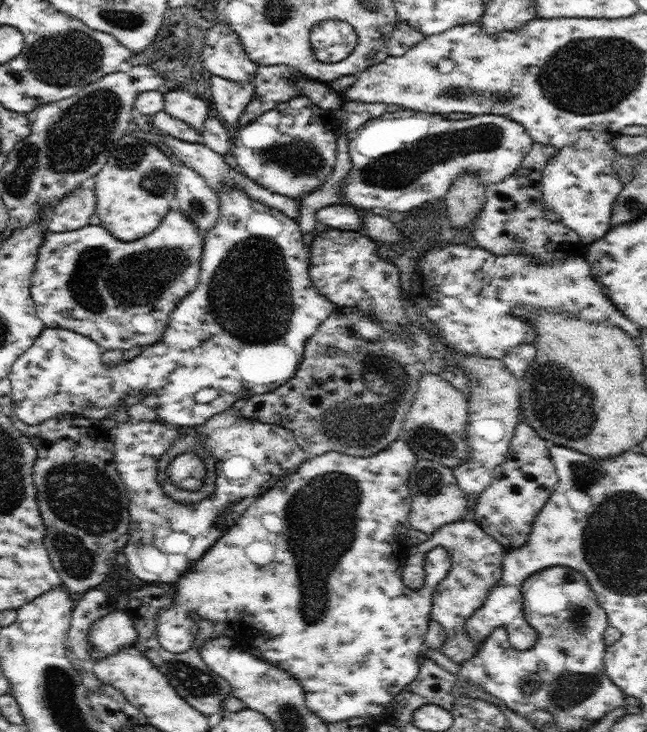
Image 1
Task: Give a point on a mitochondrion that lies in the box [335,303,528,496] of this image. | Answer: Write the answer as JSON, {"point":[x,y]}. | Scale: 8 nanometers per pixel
{"point":[439,445]}

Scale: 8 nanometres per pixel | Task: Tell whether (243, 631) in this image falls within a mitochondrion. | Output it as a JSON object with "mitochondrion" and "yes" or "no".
{"mitochondrion":"no"}

